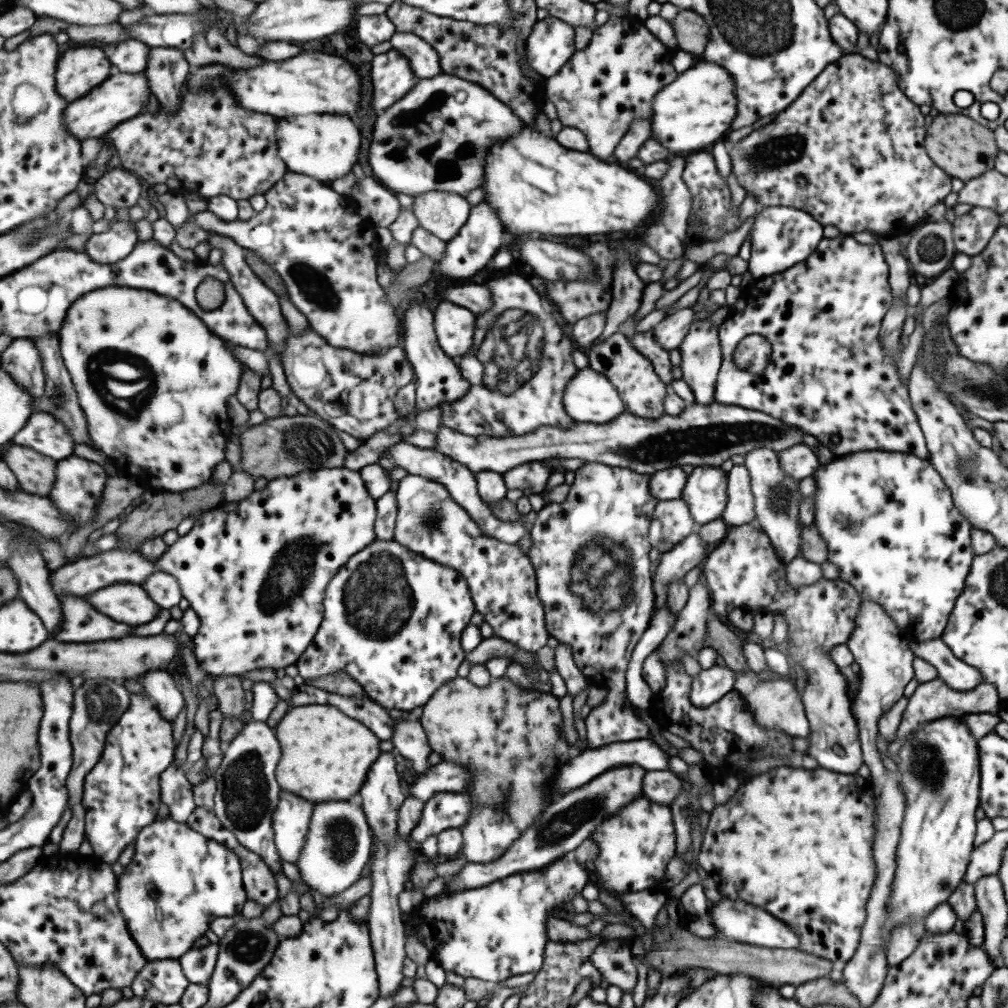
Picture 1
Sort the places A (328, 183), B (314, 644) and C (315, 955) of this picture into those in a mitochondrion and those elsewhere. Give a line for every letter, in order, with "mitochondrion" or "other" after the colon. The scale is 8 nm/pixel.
A: other
B: other
C: other

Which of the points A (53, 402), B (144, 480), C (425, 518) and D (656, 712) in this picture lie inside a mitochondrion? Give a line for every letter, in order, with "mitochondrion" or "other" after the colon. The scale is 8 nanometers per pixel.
A: mitochondrion
B: other
C: mitochondrion
D: other

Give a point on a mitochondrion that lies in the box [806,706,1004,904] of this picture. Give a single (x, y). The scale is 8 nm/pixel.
(927, 770)

